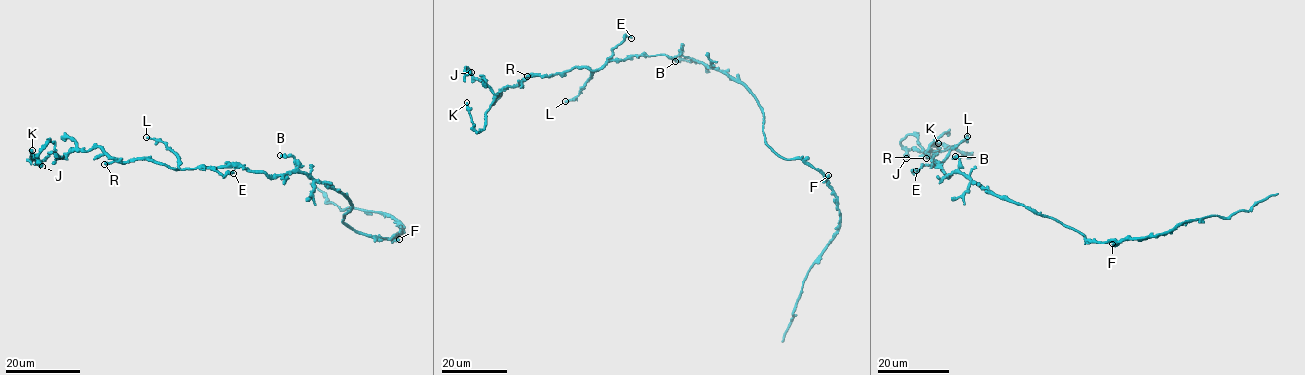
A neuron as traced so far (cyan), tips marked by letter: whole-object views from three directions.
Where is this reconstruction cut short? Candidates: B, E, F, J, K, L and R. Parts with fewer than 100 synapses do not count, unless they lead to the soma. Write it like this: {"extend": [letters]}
{"extend": []}

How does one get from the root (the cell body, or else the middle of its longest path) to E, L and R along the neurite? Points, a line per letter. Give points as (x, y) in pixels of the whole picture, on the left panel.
E: (332, 188), (301, 172), (268, 175), (247, 171), (241, 166), (205, 167), (210, 168), (223, 176), (233, 173)
L: (332, 188), (301, 172), (268, 175), (232, 165), (181, 168), (177, 155), (162, 141), (146, 137)
R: (332, 188), (301, 172), (268, 175), (247, 171), (241, 166), (174, 169), (146, 159), (104, 164)

